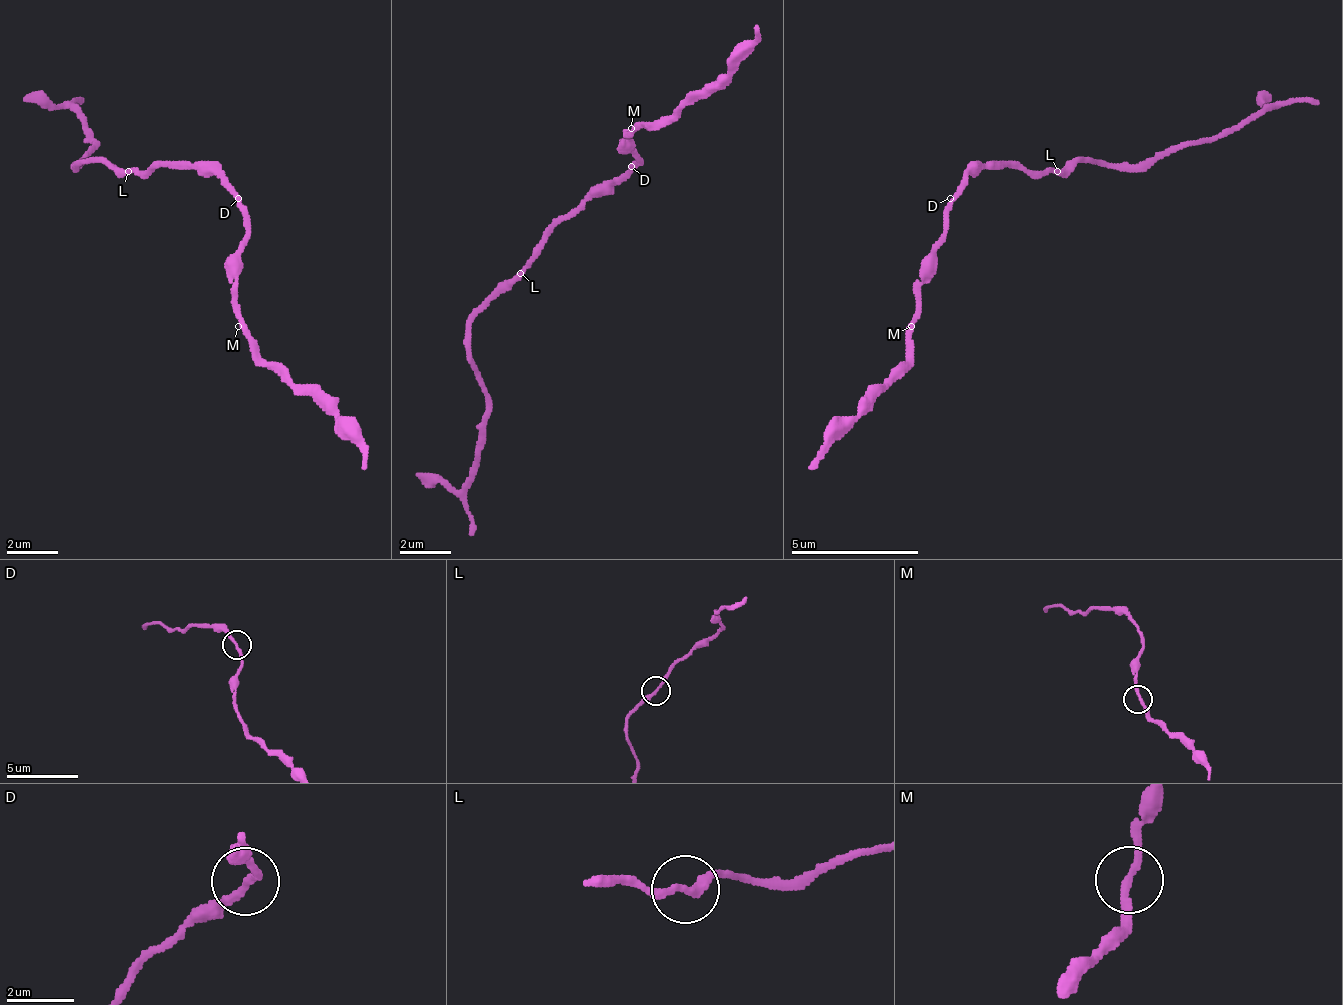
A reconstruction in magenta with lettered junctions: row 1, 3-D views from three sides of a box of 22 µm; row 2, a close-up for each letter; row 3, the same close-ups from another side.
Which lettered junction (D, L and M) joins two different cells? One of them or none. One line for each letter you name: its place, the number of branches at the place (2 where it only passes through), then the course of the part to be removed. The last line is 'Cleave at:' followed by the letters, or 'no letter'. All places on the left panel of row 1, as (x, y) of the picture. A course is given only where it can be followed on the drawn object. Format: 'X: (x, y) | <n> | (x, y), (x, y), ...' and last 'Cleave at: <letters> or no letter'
L: (128, 171) | 2 | (130, 173), (104, 160), (79, 166), (91, 153), (85, 122), (66, 109), (21, 96)
Cleave at: L

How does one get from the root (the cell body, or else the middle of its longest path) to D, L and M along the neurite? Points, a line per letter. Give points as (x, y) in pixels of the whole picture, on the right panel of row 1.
D: (982, 166), (975, 166), (962, 179), (962, 185), (950, 198)
L: (982, 166), (1026, 166), (1033, 173), (1058, 173)
M: (982, 166), (975, 166), (962, 179), (962, 192), (943, 217), (937, 268), (918, 287), (918, 319), (911, 326)

